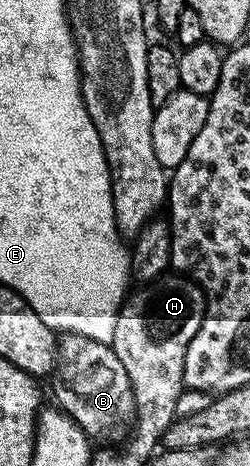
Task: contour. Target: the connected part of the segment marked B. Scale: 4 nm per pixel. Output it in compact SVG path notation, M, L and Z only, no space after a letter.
M75 332L59 335L58 364L52 373L53 380L53 403L70 416L91 441L109 441L106 440L109 436L118 436L131 427L135 419L132 382L128 382L124 365L116 358L111 345Z

